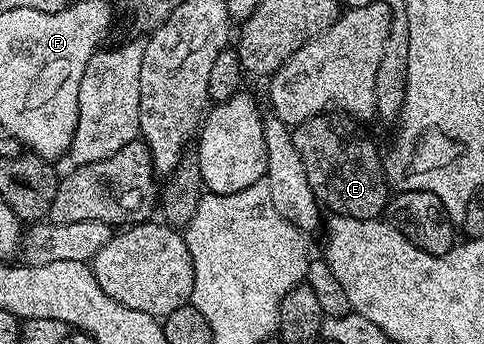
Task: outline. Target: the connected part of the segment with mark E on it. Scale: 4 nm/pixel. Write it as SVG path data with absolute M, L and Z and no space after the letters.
M339 111L318 113L294 126L291 138L305 163L309 183L319 204L336 217L379 219L389 200L389 182L381 149L363 134L358 120Z

